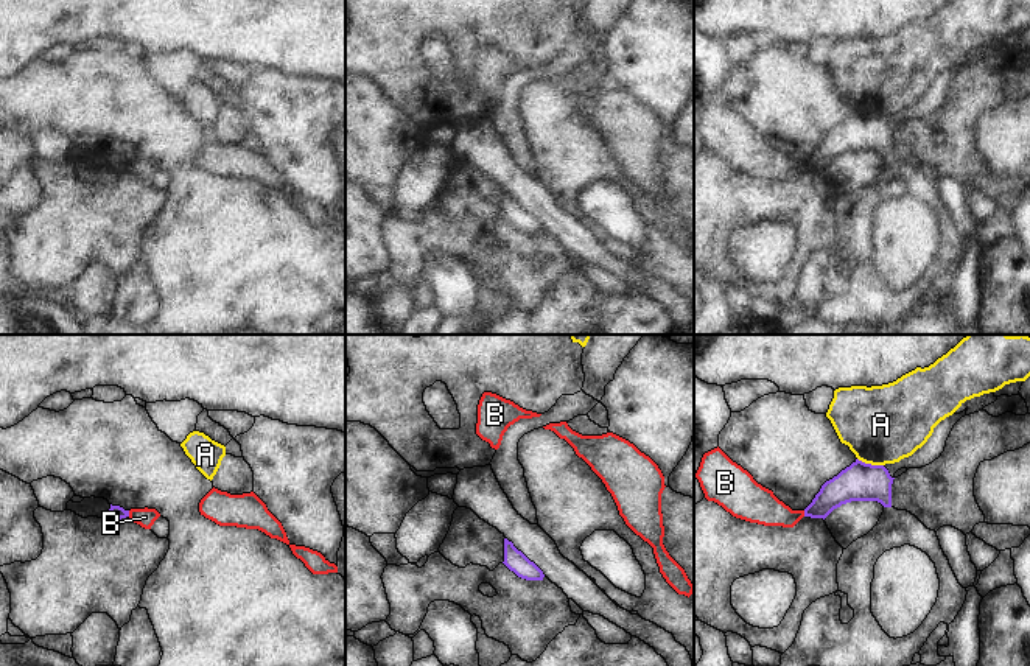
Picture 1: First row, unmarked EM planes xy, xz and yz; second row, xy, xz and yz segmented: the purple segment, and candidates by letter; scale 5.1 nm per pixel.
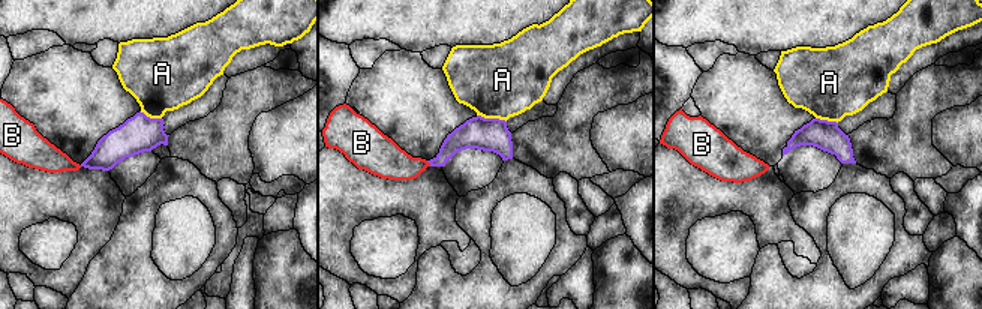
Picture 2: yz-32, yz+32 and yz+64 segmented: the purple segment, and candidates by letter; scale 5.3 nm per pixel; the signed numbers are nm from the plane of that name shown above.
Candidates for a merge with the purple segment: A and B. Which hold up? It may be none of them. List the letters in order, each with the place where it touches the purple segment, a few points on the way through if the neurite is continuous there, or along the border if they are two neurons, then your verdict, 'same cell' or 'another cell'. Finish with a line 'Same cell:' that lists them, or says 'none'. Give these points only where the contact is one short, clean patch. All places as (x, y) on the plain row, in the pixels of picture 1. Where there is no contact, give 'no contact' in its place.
A: yz (870, 115) | along yz (858, 109), (882, 117) | another cell
B: xy (128, 165) | along xy (128, 162), (129, 167) | another cell
Same cell: none

